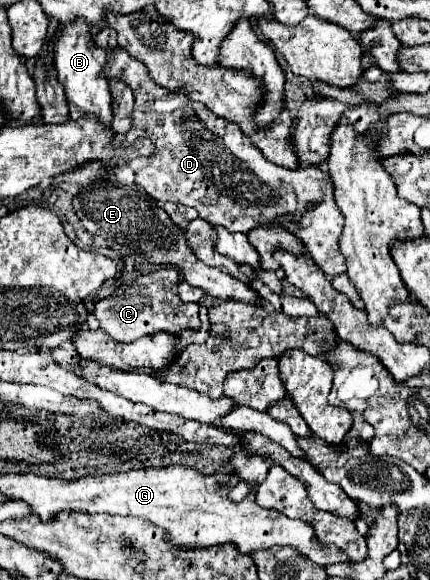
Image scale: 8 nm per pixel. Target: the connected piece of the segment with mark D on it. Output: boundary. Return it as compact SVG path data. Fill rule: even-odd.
M117 47L115 51L109 51L105 75L109 79L111 77L123 79L133 89L133 95L135 95L133 127L127 133L125 143L135 141L139 137L149 137L157 145L157 151L151 157L133 159L127 163L135 171L135 183L141 189L145 189L147 195L151 195L155 201L161 201L161 203L175 201L175 203L191 205L197 209L199 217L203 217L205 221L219 223L227 227L229 231L241 231L241 233L249 233L253 227L259 227L259 225L269 227L277 223L277 219L281 219L283 215L293 215L299 221L299 217L315 213L313 217L315 223L313 221L311 223L291 221L291 223L285 223L283 227L299 237L299 241L307 247L313 261L323 269L323 273L329 279L345 273L345 263L343 263L343 255L339 249L339 237L343 231L343 215L335 205L333 185L331 185L331 177L327 169L307 167L307 169L291 171L291 169L285 169L281 165L267 161L263 153L251 143L251 139L247 139L247 135L239 131L239 127L235 127L231 121L223 117L213 115L203 103L193 103L191 99L187 99L185 93L171 93L165 87L159 87L151 79L145 65L133 59L131 55L127 55L127 51L123 51L121 47Z

